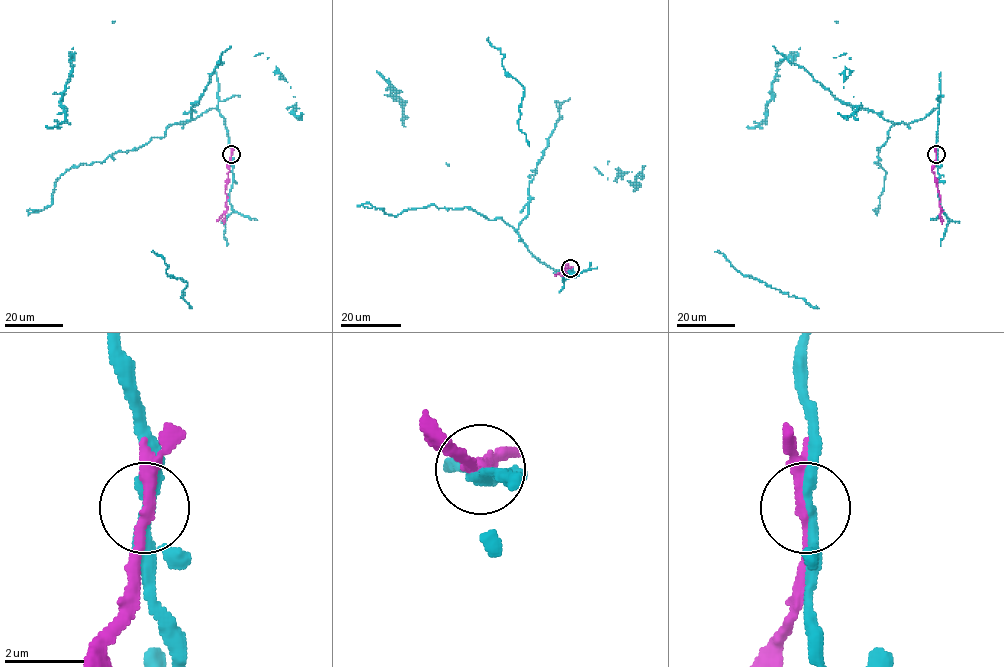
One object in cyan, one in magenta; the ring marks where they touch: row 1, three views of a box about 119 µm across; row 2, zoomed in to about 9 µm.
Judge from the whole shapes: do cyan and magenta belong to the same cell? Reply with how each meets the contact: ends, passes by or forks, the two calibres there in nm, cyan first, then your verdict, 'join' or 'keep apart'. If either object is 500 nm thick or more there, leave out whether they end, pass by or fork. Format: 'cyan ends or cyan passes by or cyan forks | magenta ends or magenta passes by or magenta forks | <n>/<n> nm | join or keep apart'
cyan passes by | magenta passes by | 320/220 nm | keep apart

